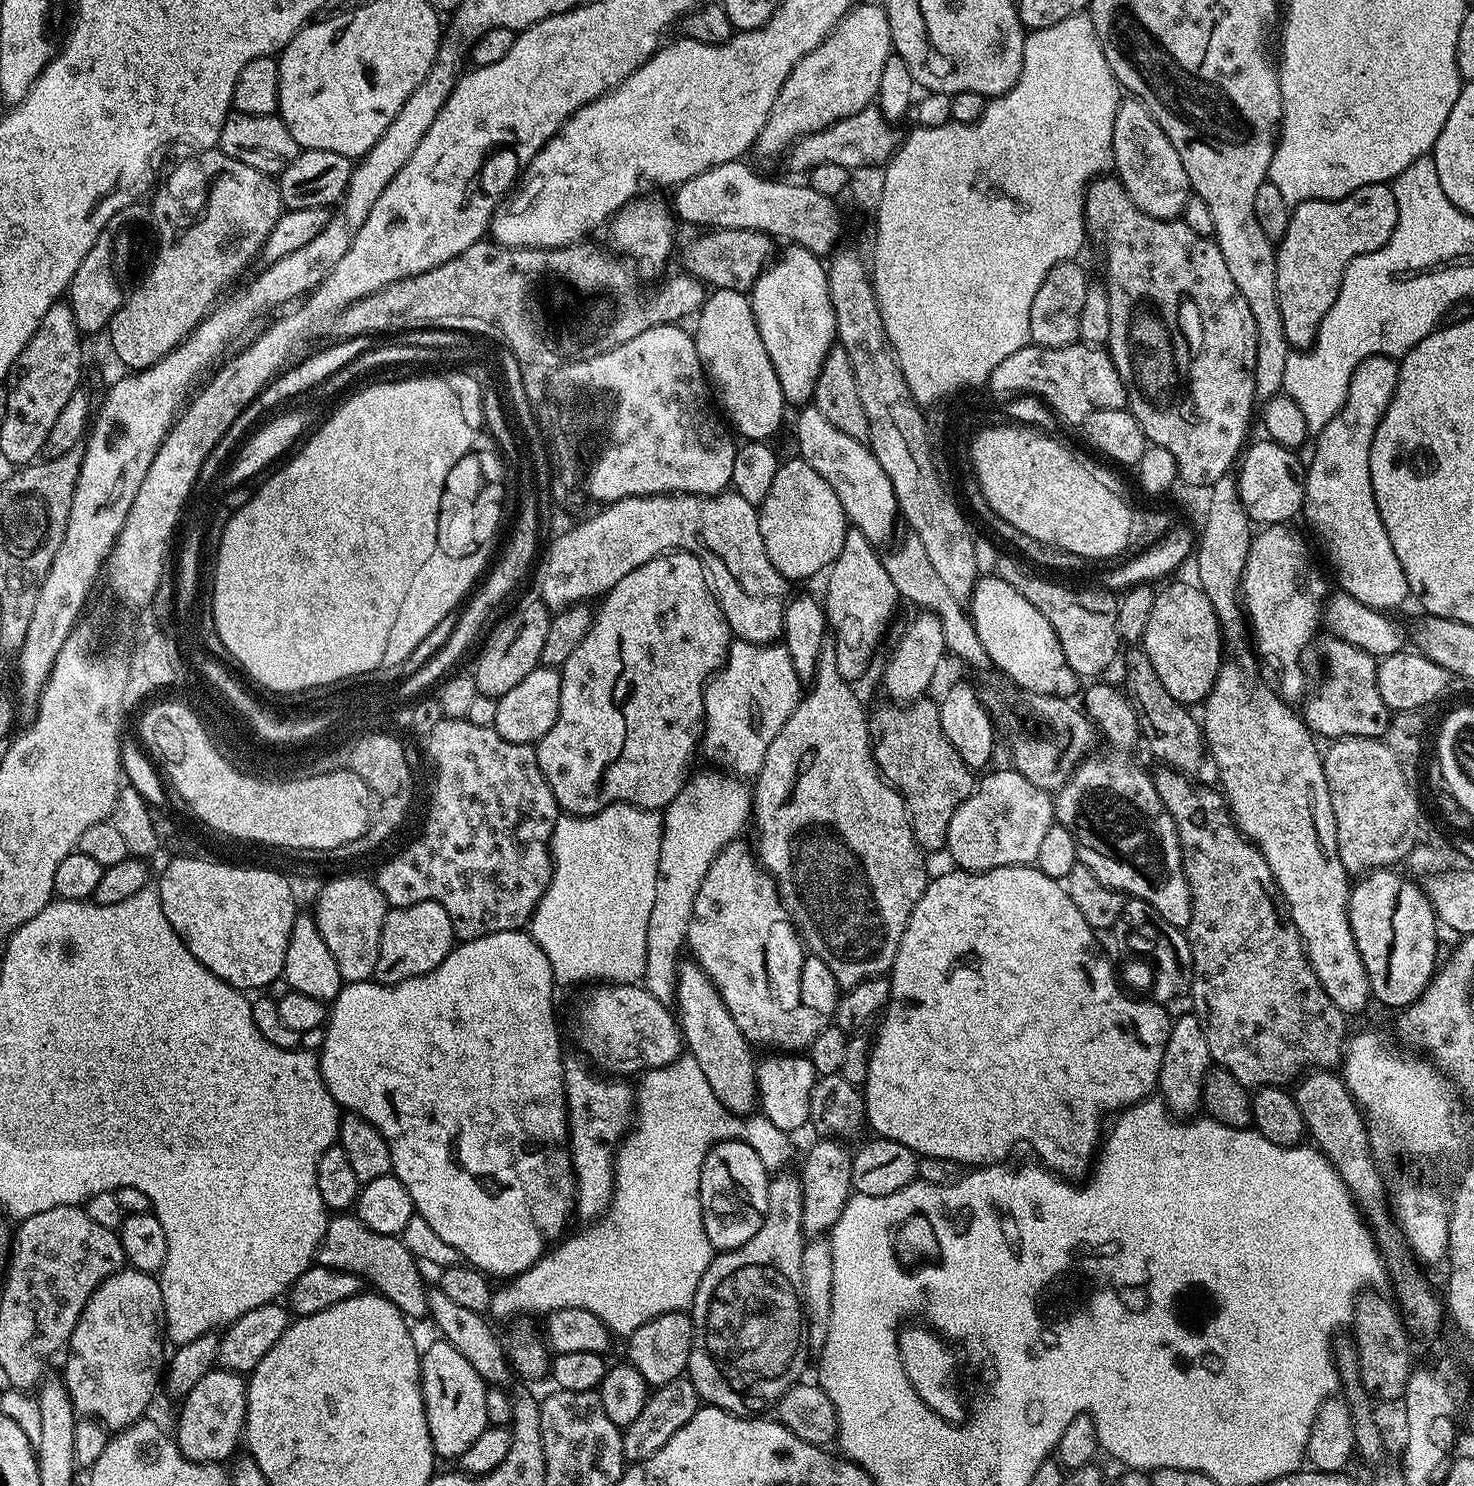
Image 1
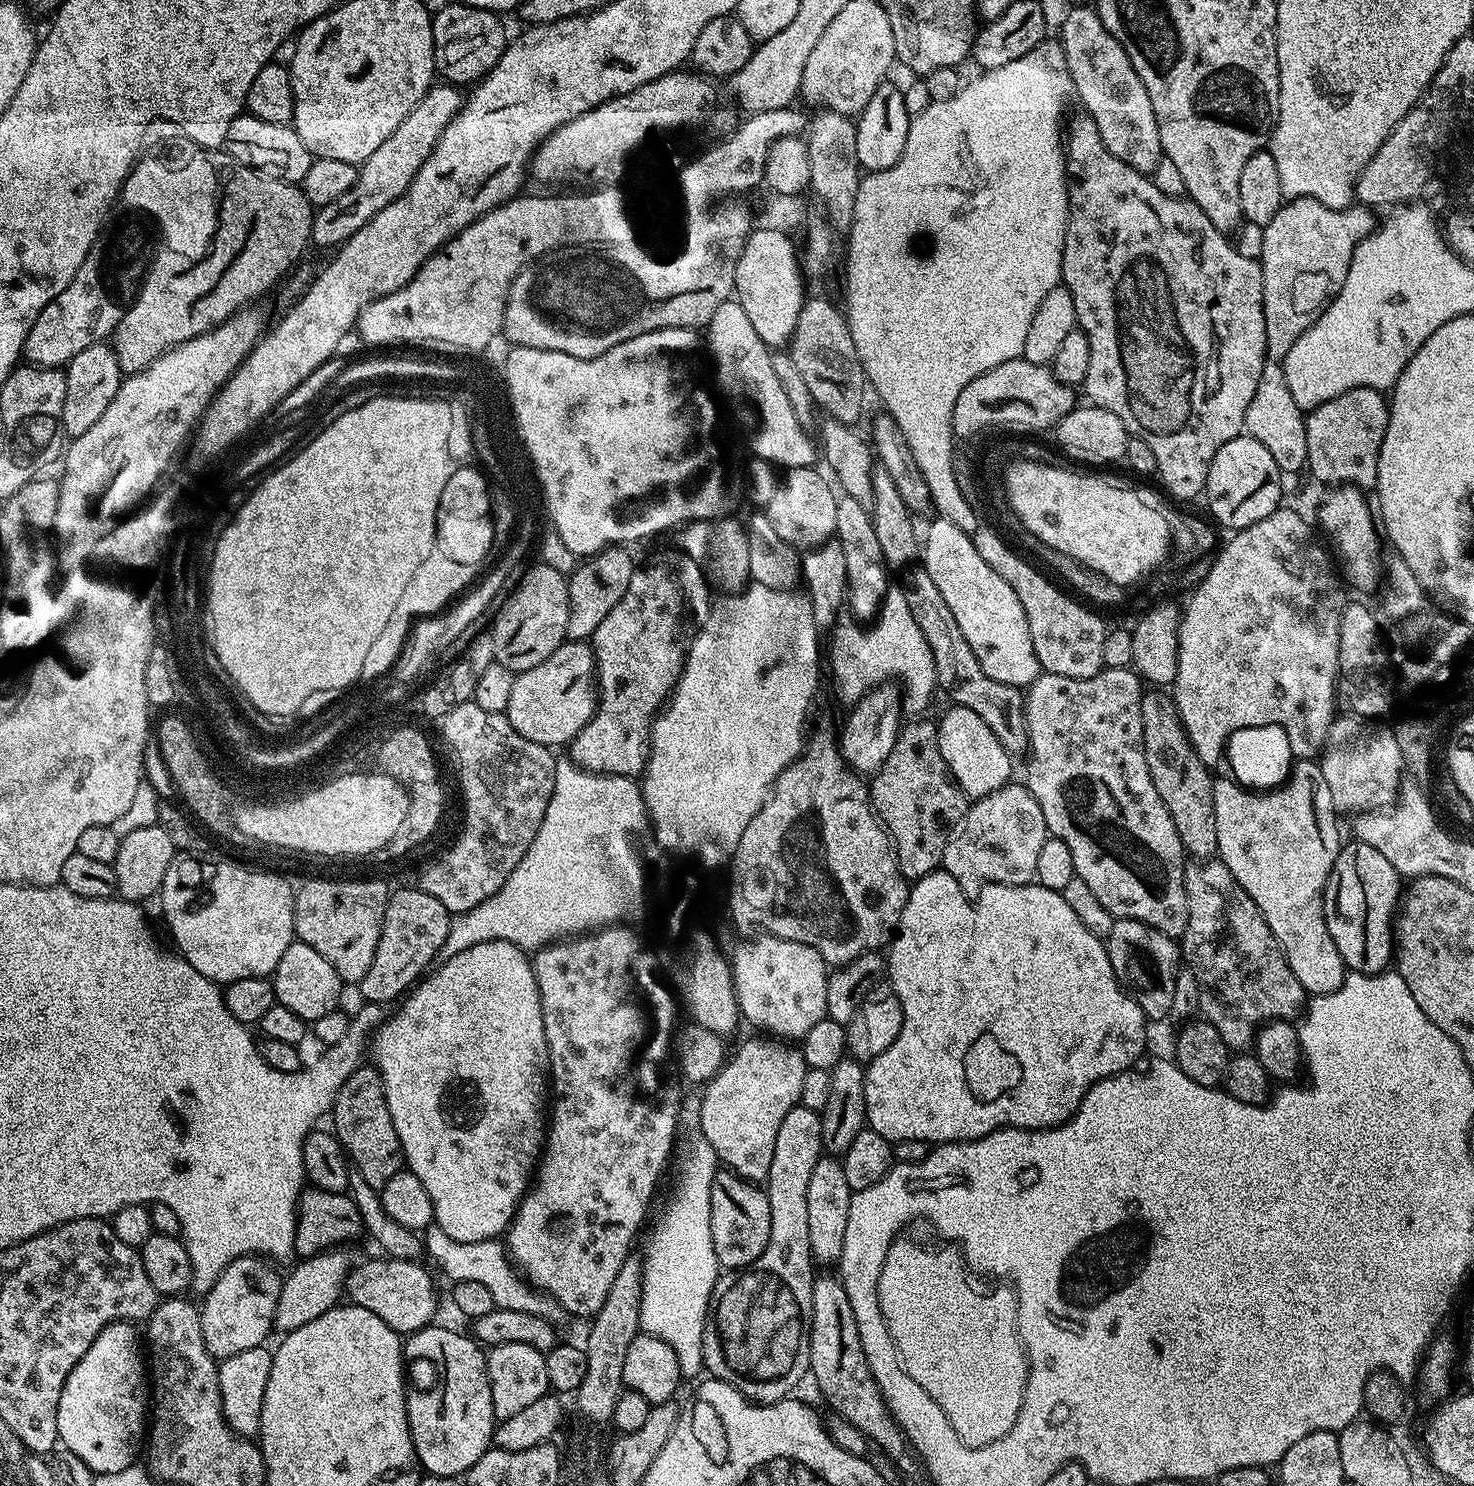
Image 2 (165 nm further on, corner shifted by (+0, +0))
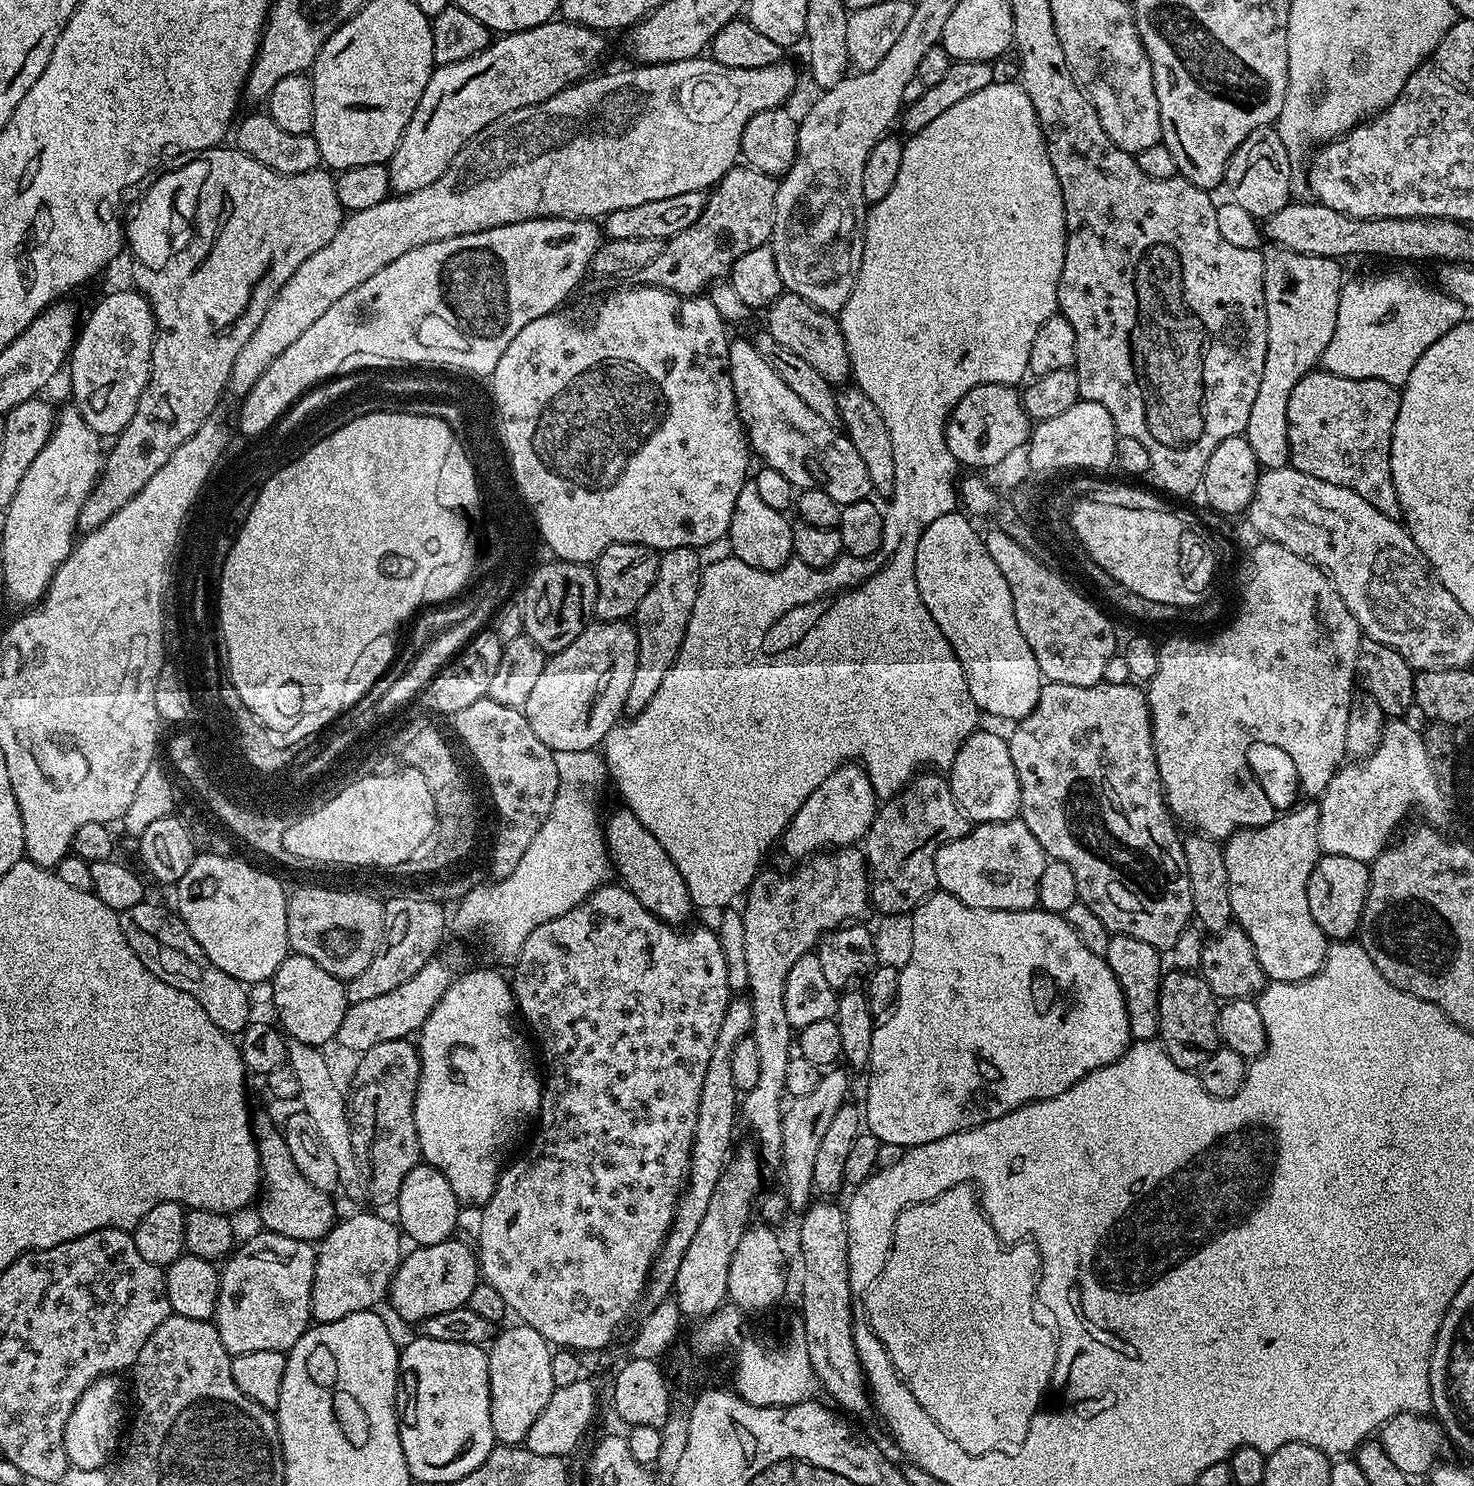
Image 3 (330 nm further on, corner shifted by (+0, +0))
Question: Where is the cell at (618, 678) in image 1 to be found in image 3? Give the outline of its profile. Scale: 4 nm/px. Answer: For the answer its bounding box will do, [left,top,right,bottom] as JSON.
[624,548,702,713]

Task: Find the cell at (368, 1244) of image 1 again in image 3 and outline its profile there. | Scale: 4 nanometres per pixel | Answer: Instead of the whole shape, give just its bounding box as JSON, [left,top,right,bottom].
[250,1112,338,1242]

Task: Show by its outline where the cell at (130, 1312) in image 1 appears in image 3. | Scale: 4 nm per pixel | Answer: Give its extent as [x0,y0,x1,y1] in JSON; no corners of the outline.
[64,1374,126,1470]

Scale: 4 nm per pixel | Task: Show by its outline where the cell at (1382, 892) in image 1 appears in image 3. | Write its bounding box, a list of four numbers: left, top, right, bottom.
[1308,854,1369,942]

